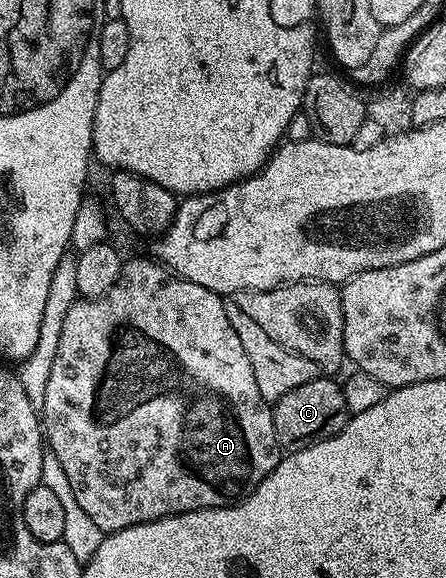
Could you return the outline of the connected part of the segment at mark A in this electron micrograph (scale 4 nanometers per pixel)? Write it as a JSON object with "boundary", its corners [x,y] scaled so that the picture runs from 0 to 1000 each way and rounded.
{"boundary":[[[348,446],[296,448],[276,457],[269,464],[269,478],[260,491],[242,502],[235,510],[222,510],[217,517],[173,516],[166,528],[157,528],[157,542],[148,542],[148,555],[139,555],[139,583],[130,583],[130,611],[121,611],[121,633],[112,637],[112,659],[103,659],[103,687],[94,706],[94,744],[103,761],[105,779],[121,791],[130,791],[139,813],[148,817],[148,825],[157,825],[157,846],[166,846],[166,867],[175,867],[175,875],[202,893],[202,901],[220,908],[235,922],[271,919],[300,908],[334,905],[348,898],[368,898],[377,891],[406,891],[419,884],[451,884],[473,877],[507,877],[513,870],[527,870],[547,862],[558,849],[581,839],[592,827],[628,803],[632,792],[632,775],[614,749],[614,728],[610,727],[610,704],[578,680],[578,659],[570,659],[570,638],[561,631],[561,618],[552,618],[552,604],[543,604],[543,590],[534,590],[534,576],[525,562],[516,562],[516,548],[507,548],[502,517],[484,503],[462,500],[453,493],[435,493],[435,486],[417,486],[406,476],[395,476],[379,469],[365,455]]]}

